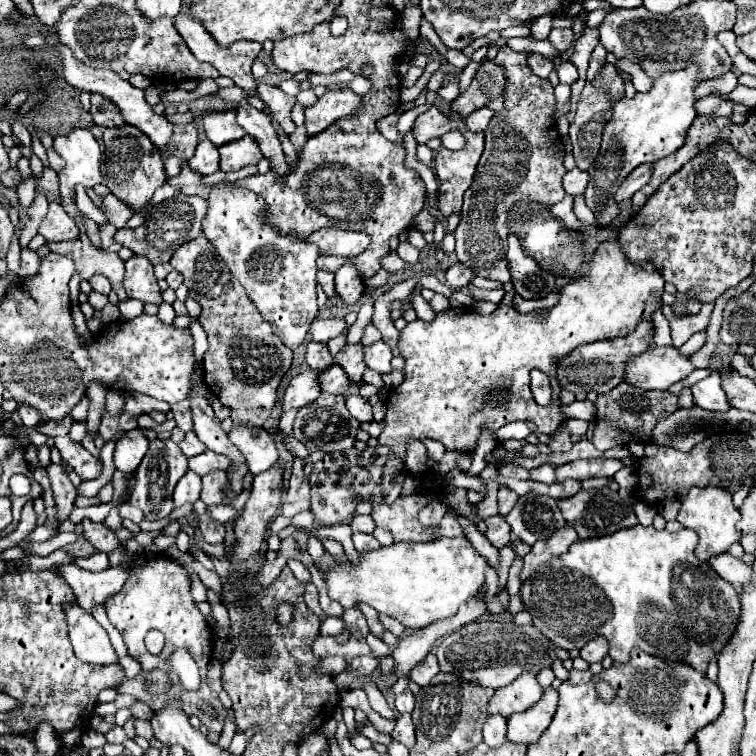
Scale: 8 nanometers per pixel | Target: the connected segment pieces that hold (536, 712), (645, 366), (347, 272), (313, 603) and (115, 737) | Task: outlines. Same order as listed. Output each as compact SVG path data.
M545 688L543 698L529 710L511 716L507 728L507 740L517 744L533 744L547 730L557 710L557 690Z
M675 346L649 348L629 362L625 380L641 390L667 390L675 382L693 372L691 356L685 356Z
M345 262L335 272L335 290L343 298L345 304L353 304L353 302L357 302L361 298L365 286L363 286L363 280L361 280L359 270L355 268L355 264Z
M305 582L305 604L307 604L307 608L311 610L311 612L315 612L321 620L323 618L327 618L327 614L321 610L321 606L319 606L319 592L317 592L317 588L313 586L313 582Z
M113 726L113 728L105 734L105 738L107 738L109 744L123 744L129 736L127 736L127 732L125 732L121 726Z

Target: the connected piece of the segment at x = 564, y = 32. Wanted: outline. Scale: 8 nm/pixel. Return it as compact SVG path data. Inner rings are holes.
M553 28L551 34L549 34L549 40L553 42L553 46L555 46L559 52L563 52L563 50L571 44L573 32L571 32L571 28Z

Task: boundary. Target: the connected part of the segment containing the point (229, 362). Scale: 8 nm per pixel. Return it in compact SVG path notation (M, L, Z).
M239 282L215 300L203 298L199 322L209 338L209 350L203 356L207 388L231 410L233 422L265 424L275 404L277 386L291 366L293 352L271 332L271 324L259 316L259 310L251 304Z

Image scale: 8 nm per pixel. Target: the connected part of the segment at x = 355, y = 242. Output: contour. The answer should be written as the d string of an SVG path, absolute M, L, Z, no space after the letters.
M335 226L321 228L307 238L309 244L317 244L321 256L356 257L369 246L365 232L339 230Z

